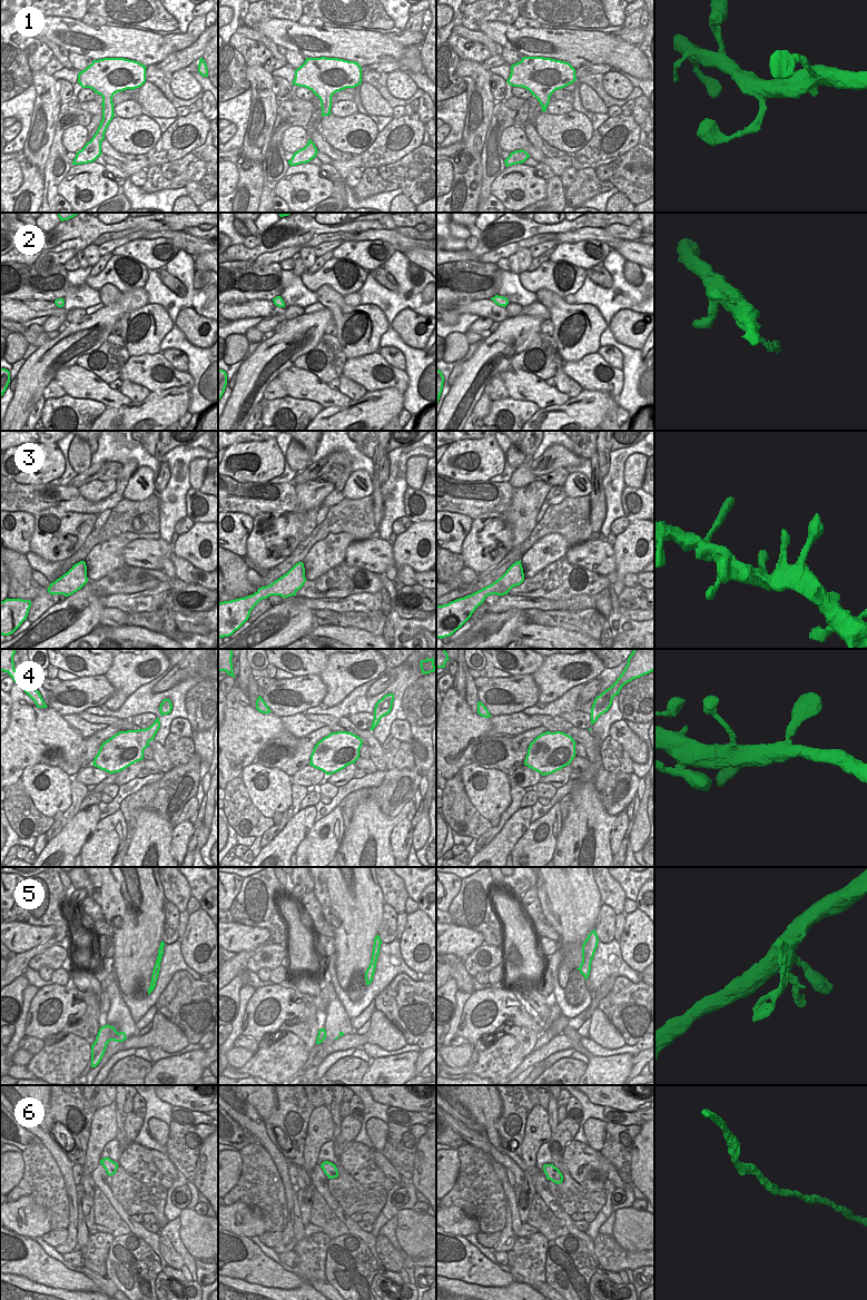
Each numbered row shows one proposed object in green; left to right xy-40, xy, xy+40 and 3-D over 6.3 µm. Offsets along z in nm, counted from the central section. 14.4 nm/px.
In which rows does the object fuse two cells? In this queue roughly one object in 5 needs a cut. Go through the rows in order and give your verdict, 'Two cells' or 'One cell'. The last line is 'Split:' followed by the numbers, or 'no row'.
1: One cell
2: Two cells
3: One cell
4: One cell
5: Two cells
6: One cell
Split: 2, 5

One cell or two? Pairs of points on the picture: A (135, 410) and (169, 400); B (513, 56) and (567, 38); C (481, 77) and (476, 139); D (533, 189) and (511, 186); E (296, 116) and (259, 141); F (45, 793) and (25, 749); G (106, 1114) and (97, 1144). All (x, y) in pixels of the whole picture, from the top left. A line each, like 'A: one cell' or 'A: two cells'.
A: one cell
B: two cells
C: one cell
D: one cell
E: two cells
F: two cells
G: one cell

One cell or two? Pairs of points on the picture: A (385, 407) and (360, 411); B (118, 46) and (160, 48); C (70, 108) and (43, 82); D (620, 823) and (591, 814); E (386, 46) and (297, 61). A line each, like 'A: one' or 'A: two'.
A: one
B: one
C: two
D: two
E: two

